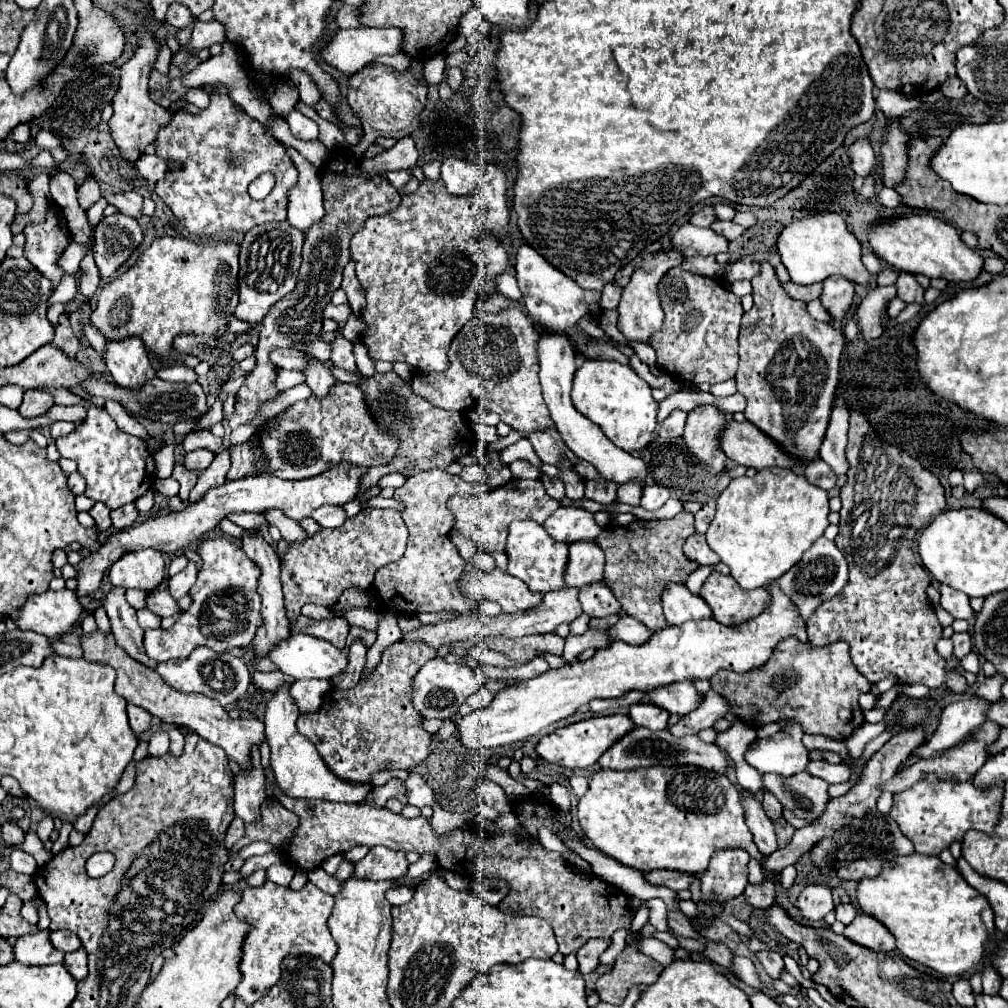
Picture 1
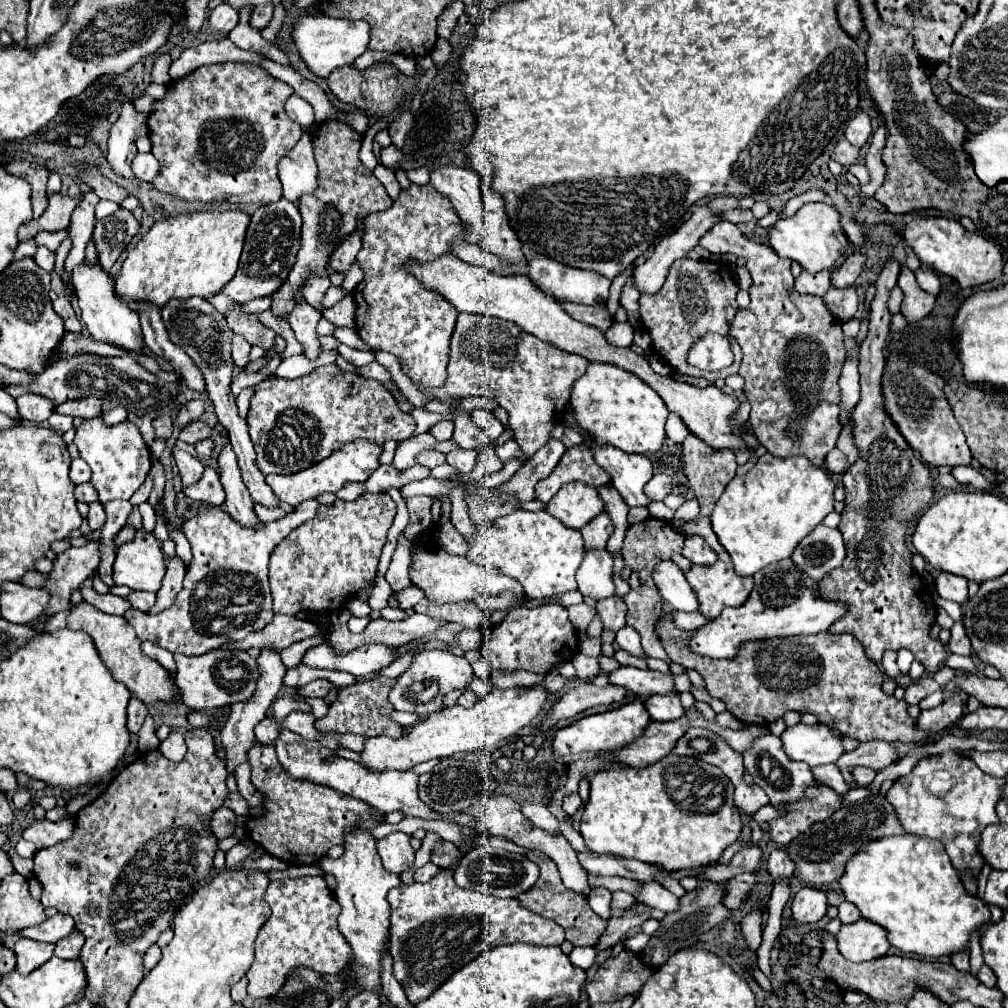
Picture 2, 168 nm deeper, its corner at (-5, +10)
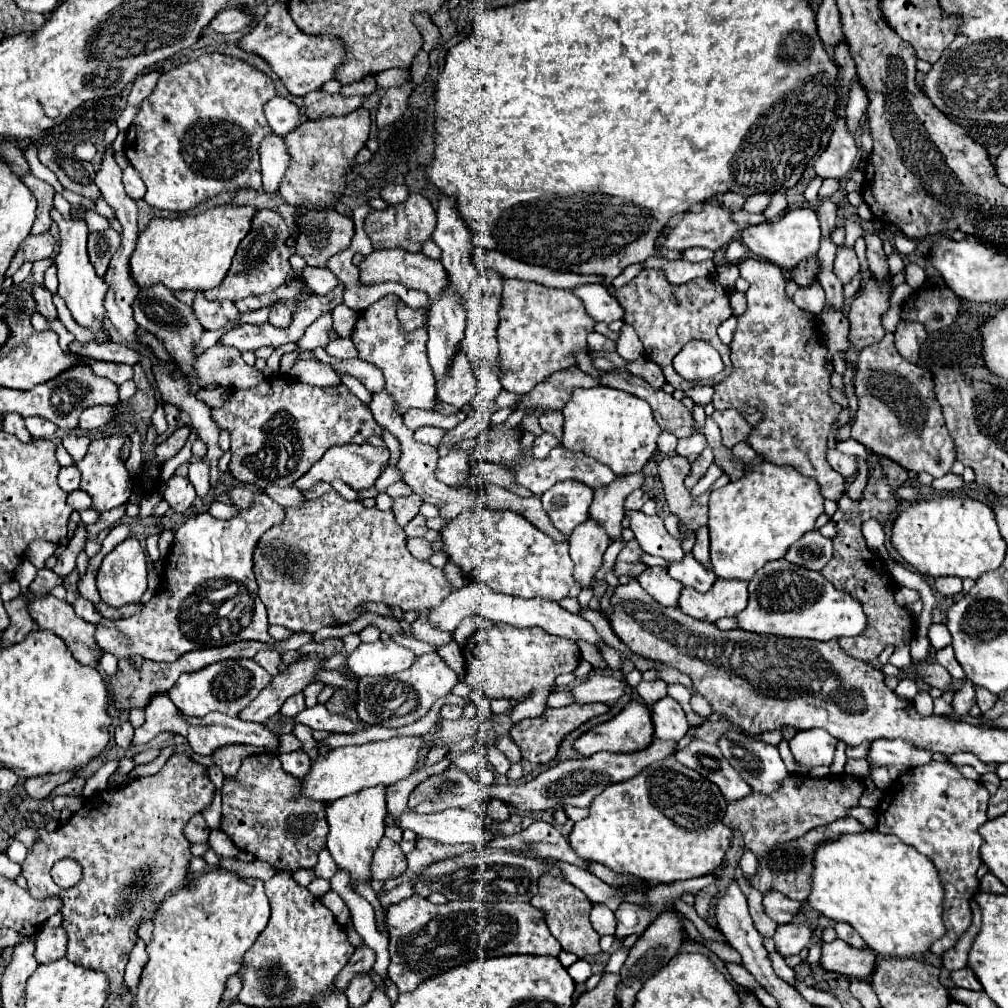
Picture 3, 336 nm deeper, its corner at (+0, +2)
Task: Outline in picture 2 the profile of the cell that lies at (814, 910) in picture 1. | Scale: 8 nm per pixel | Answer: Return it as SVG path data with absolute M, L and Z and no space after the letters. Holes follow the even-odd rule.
M802 887L792 901L792 917L804 925L804 923L816 923L826 915L828 903L826 903L826 893L812 889L812 887Z

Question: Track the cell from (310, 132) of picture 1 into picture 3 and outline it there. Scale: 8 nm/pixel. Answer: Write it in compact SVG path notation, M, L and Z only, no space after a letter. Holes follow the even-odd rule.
M273 97L271 101L265 103L265 117L275 135L285 137L299 125L301 109L285 97Z

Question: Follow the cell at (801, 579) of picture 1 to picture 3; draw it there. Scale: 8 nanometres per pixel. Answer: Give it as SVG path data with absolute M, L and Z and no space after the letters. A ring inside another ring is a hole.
M817 529L805 533L797 543L793 543L789 547L789 553L785 555L785 559L789 563L801 565L805 569L811 571L821 571L825 567L825 563L829 563L833 553L833 545L831 539L823 537Z

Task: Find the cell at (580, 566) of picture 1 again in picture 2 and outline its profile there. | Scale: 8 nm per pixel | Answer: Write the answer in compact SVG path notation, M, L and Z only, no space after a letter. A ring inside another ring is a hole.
M606 511L602 515L594 517L594 521L590 521L590 525L580 529L588 549L602 549L602 547L606 547L606 541L612 535L612 531L614 531L614 523L612 523L612 519L608 517Z

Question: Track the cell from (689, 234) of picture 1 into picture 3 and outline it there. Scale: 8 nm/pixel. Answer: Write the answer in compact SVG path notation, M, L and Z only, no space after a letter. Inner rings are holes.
M745 259L741 263L741 277L755 287L755 291L747 291L747 311L739 315L737 329L731 341L731 361L733 361L733 375L727 377L723 383L715 385L713 405L715 409L737 409L745 413L747 409L757 409L763 419L751 427L747 435L747 443L755 449L759 457L771 463L793 465L803 475L817 479L821 487L821 495L825 499L839 501L845 493L845 479L833 471L827 463L827 437L837 421L837 415L843 411L839 403L835 403L829 395L831 385L829 377L831 371L827 369L827 345L821 339L817 317L809 311L799 309L785 293L785 277L783 271L761 259Z

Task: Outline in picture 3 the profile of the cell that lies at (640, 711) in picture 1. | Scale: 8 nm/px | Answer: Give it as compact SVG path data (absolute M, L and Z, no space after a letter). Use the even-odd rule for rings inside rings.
M663 697L651 705L651 721L655 727L655 737L659 739L679 741L689 729L681 705L671 697Z

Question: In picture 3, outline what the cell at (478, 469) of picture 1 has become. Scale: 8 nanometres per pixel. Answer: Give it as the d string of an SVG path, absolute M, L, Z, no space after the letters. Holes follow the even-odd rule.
M451 451L447 457L441 457L435 475L447 485L463 485L469 477L469 453Z

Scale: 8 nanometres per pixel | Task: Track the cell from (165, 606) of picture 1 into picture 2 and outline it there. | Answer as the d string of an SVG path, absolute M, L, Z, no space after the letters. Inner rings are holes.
M132 591L128 597L128 603L134 607L134 609L140 609L140 611L146 611L154 605L156 601L156 593L148 593L148 591Z

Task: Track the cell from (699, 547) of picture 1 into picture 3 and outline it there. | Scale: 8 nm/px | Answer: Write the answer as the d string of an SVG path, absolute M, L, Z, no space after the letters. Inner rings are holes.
M691 551L685 553L685 557L683 557L681 561L671 563L667 571L669 571L669 575L671 575L673 579L677 579L677 581L681 581L683 585L689 585L689 587L693 587L693 589L697 589L697 591L701 591L701 593L707 591L707 589L713 585L713 581L717 579L715 573L713 573L711 569L705 569L705 567L693 557Z

